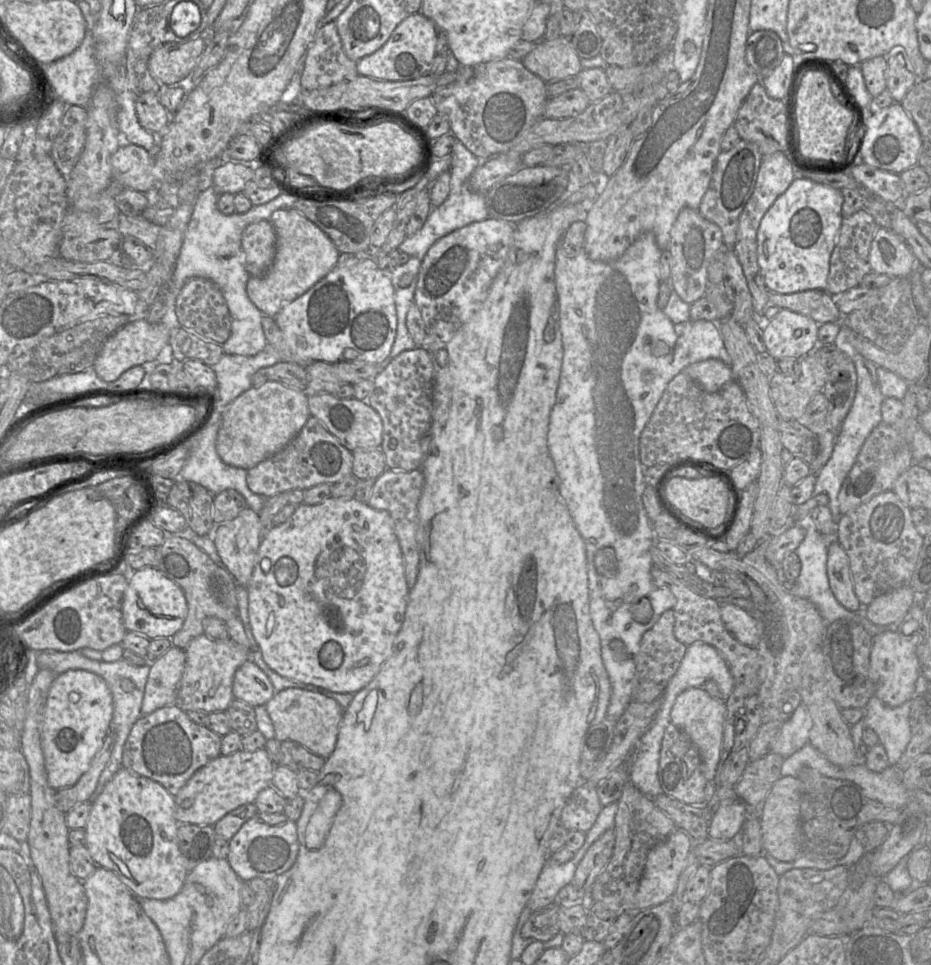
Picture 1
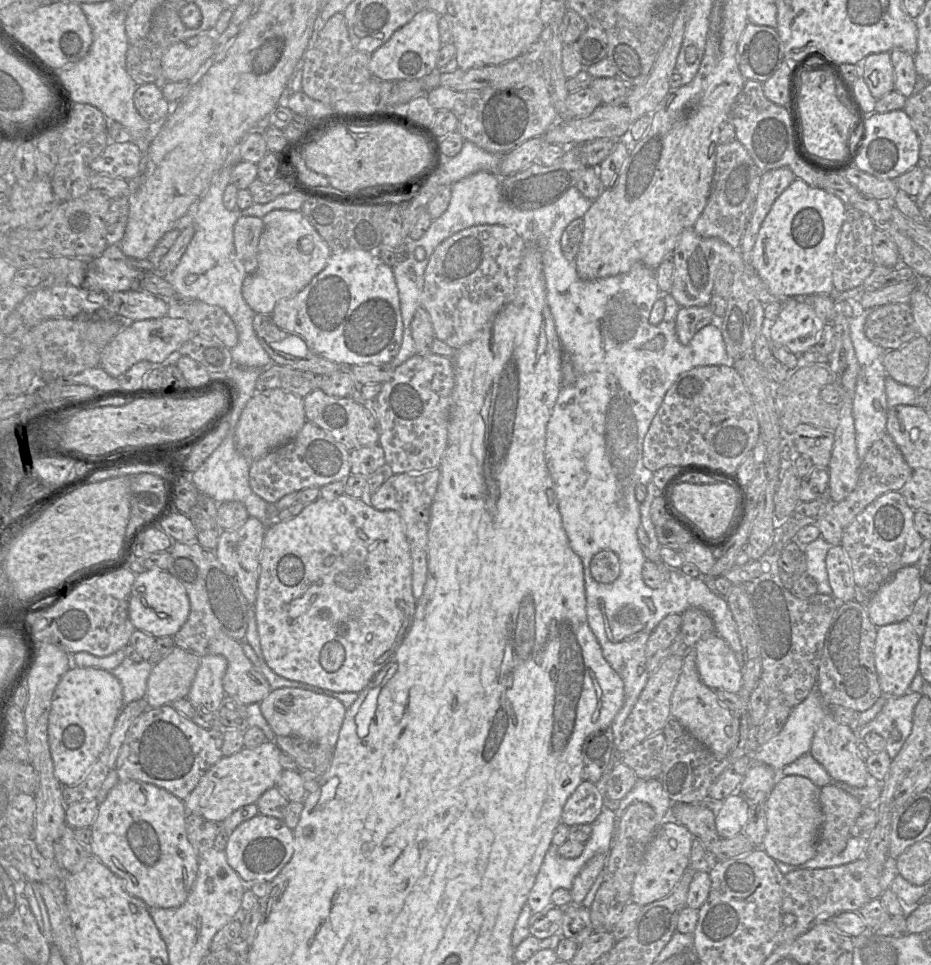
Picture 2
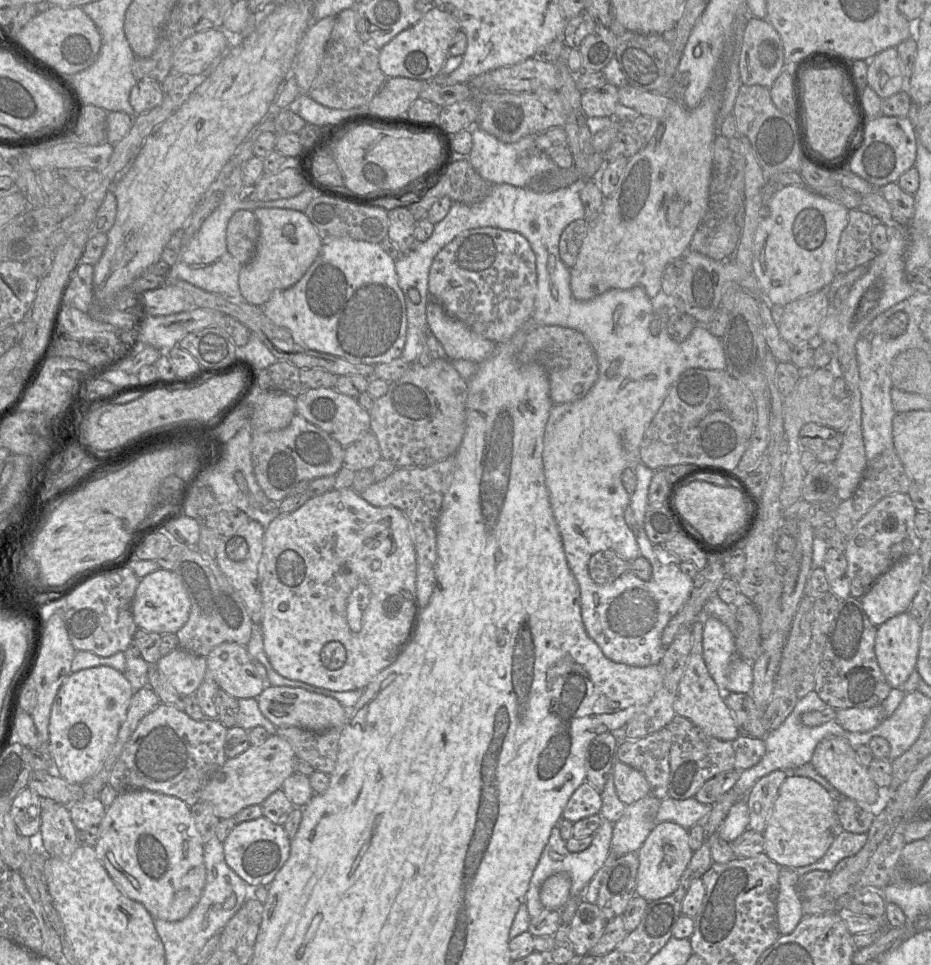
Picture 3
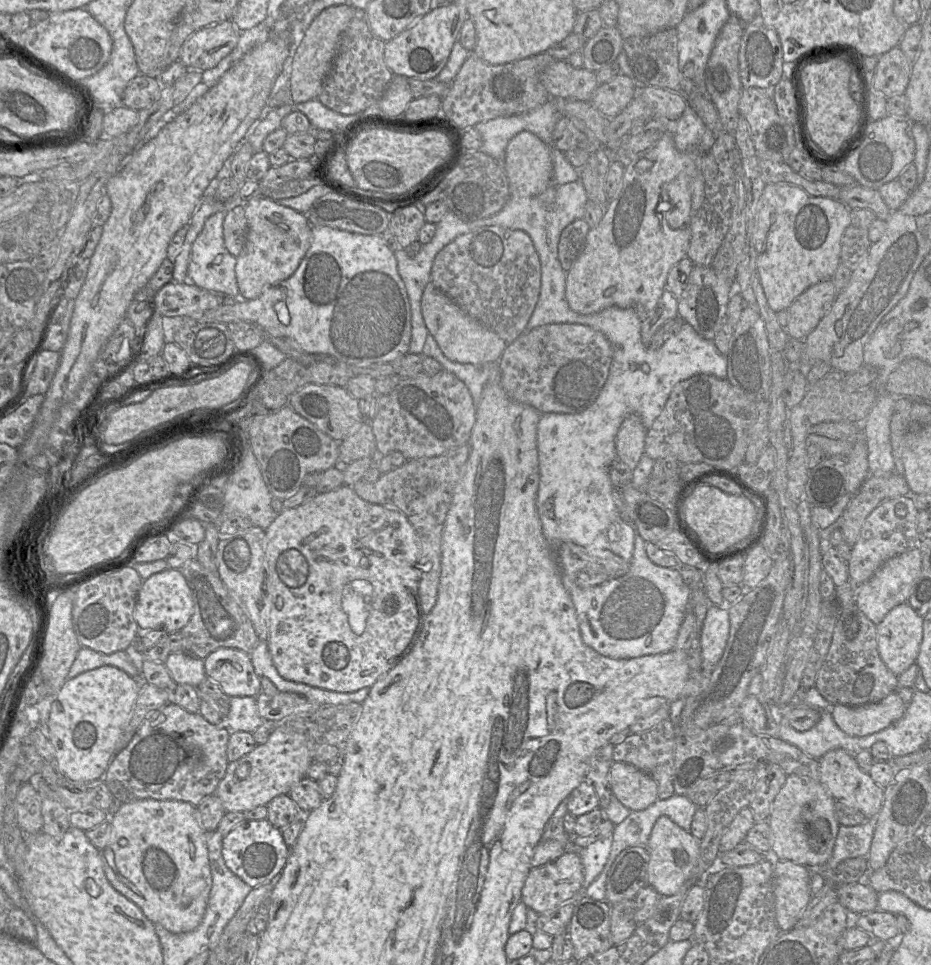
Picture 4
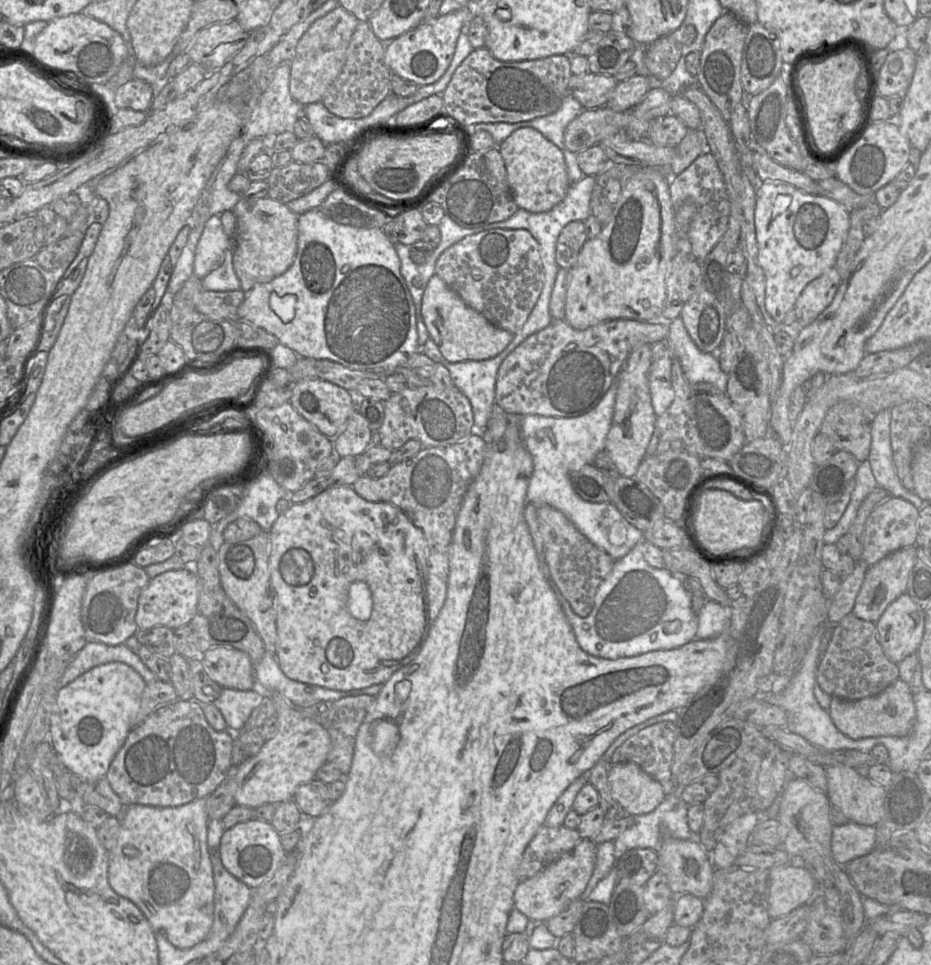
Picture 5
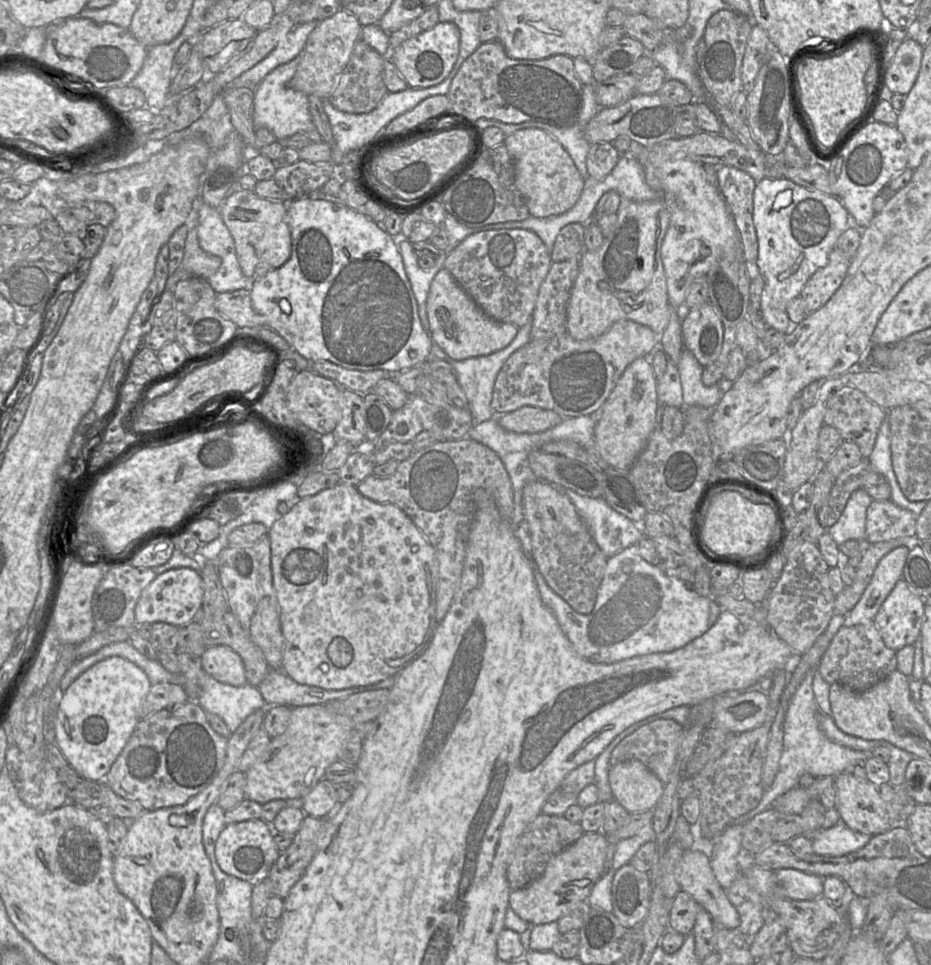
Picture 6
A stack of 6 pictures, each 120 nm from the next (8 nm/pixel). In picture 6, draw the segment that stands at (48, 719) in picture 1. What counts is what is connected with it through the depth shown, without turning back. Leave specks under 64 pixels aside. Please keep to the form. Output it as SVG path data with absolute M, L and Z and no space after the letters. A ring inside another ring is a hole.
M112 656L83 672L59 694L56 708L55 743L69 765L87 780L104 781L135 727L151 682L133 662Z

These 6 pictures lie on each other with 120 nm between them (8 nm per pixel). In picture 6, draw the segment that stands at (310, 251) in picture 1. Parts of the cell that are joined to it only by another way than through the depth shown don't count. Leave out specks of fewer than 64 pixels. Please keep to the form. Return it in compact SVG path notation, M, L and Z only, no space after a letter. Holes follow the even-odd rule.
M241 189L227 196L219 212L233 237L239 265L247 278L260 278L269 271L281 267L290 258L292 241L287 223L287 203L262 199L254 191Z

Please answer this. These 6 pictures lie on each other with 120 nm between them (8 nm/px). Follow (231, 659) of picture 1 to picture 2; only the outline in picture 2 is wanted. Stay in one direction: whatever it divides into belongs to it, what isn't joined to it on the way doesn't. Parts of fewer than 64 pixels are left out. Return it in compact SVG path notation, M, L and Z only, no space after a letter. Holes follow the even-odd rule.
M211 653L200 657L200 666L187 698L196 708L216 713L226 695L222 681L227 669L227 660L222 655Z

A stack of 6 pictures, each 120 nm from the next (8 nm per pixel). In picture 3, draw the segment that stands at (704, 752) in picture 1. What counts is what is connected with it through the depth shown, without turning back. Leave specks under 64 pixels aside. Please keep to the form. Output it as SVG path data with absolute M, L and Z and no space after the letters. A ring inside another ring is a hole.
M703 617L694 621L692 631L692 647L684 674L678 685L677 695L673 703L677 715L689 719L706 734L720 740L734 740L739 736L731 709L724 703L723 691L719 689L711 677L703 659Z

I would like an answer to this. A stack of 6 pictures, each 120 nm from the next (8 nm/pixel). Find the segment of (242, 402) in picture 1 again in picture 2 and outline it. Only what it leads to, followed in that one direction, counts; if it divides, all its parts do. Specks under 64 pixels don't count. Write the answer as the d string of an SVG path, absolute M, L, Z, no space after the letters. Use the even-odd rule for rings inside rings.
M280 388L255 392L236 424L236 449L248 460L254 461L294 439L306 421L303 398Z

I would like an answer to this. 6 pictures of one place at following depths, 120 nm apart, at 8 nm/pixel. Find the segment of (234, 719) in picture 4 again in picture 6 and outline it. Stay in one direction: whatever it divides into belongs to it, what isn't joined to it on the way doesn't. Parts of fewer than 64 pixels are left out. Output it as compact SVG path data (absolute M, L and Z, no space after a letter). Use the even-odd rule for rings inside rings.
M205 672L205 686L198 704L206 711L220 716L231 733L258 709L268 707L256 686L233 686L214 679Z

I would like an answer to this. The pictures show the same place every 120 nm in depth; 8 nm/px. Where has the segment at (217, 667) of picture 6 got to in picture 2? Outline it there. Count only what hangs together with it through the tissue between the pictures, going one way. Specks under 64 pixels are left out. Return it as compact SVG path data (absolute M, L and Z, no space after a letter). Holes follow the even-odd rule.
M216 635L208 645L208 652L222 655L227 660L222 681L226 695L245 705L260 704L272 690L260 669L256 669L245 655L240 641L227 635Z

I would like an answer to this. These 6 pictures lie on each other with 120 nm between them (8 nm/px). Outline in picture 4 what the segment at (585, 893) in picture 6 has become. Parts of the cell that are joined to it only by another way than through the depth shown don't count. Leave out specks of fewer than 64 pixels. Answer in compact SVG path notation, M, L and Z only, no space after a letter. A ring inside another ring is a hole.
M565 852L555 861L531 868L521 893L521 902L541 914L571 899L582 887L583 865L575 852Z

